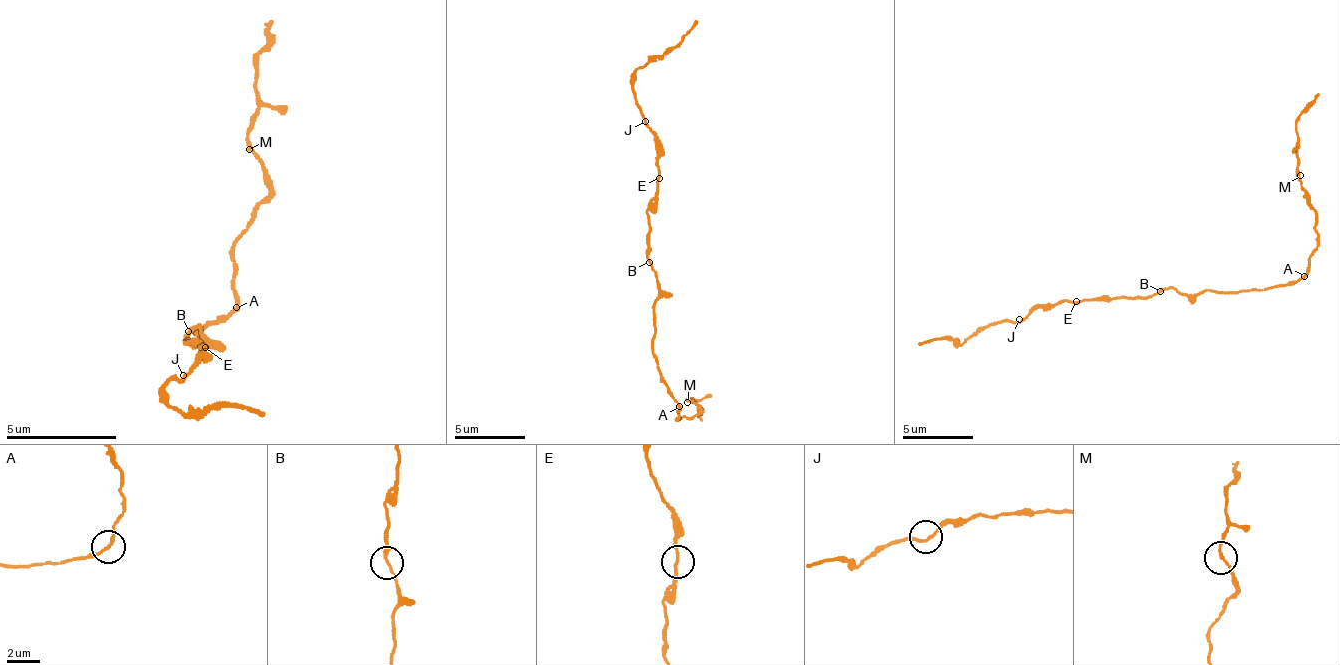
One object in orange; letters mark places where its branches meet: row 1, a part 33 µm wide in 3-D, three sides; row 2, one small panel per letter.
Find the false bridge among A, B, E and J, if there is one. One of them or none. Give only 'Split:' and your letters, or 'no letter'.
Split: A

